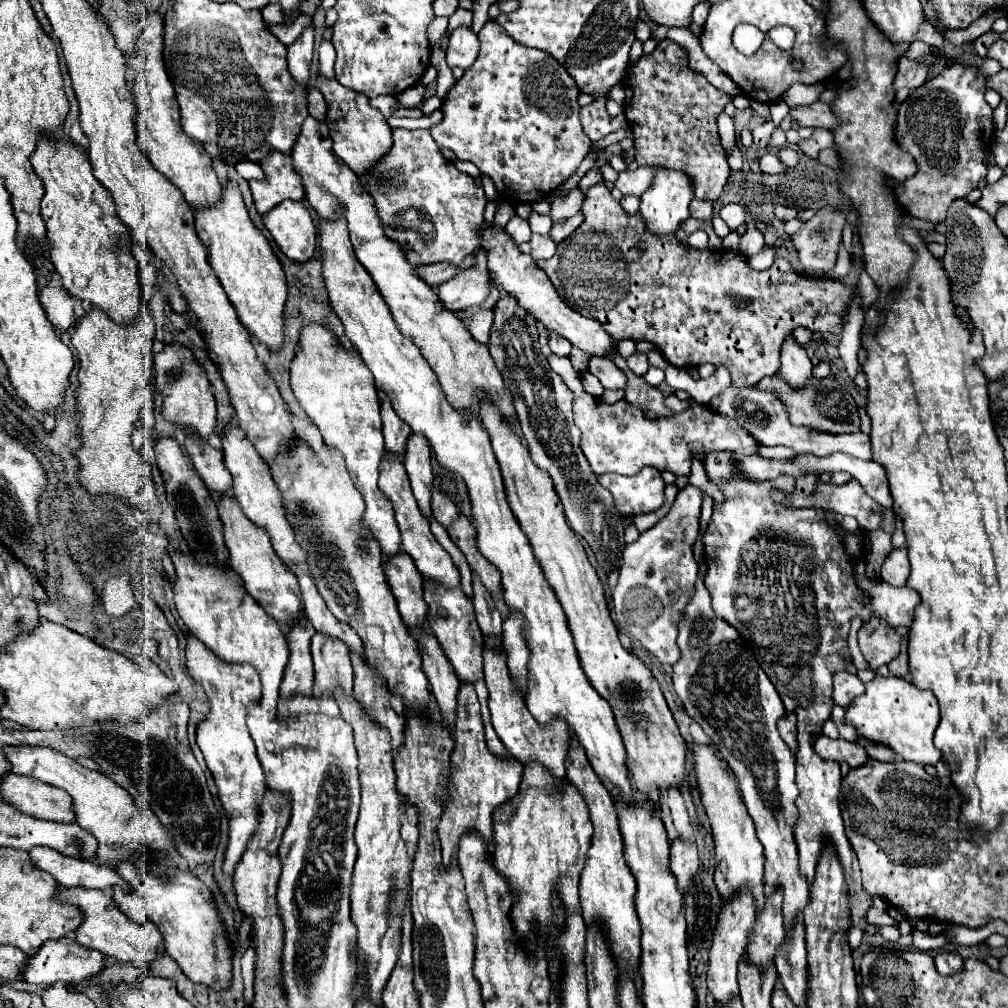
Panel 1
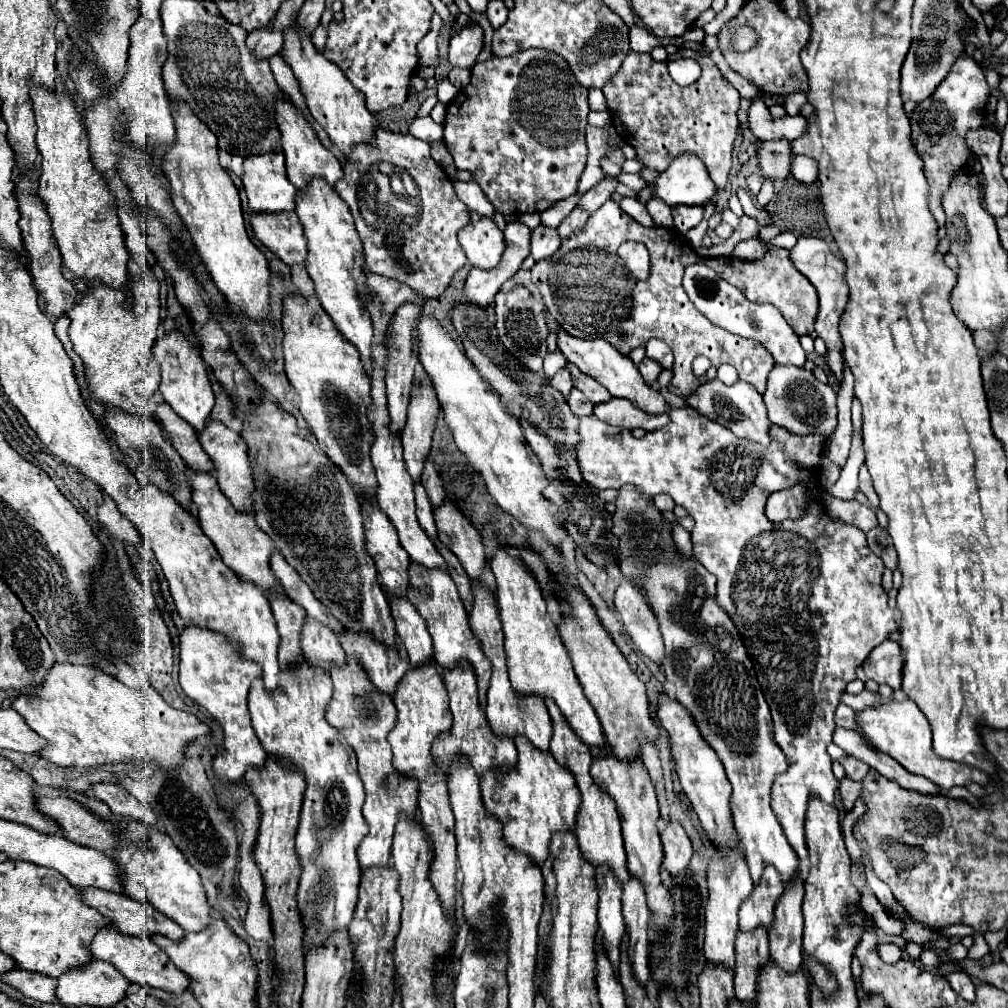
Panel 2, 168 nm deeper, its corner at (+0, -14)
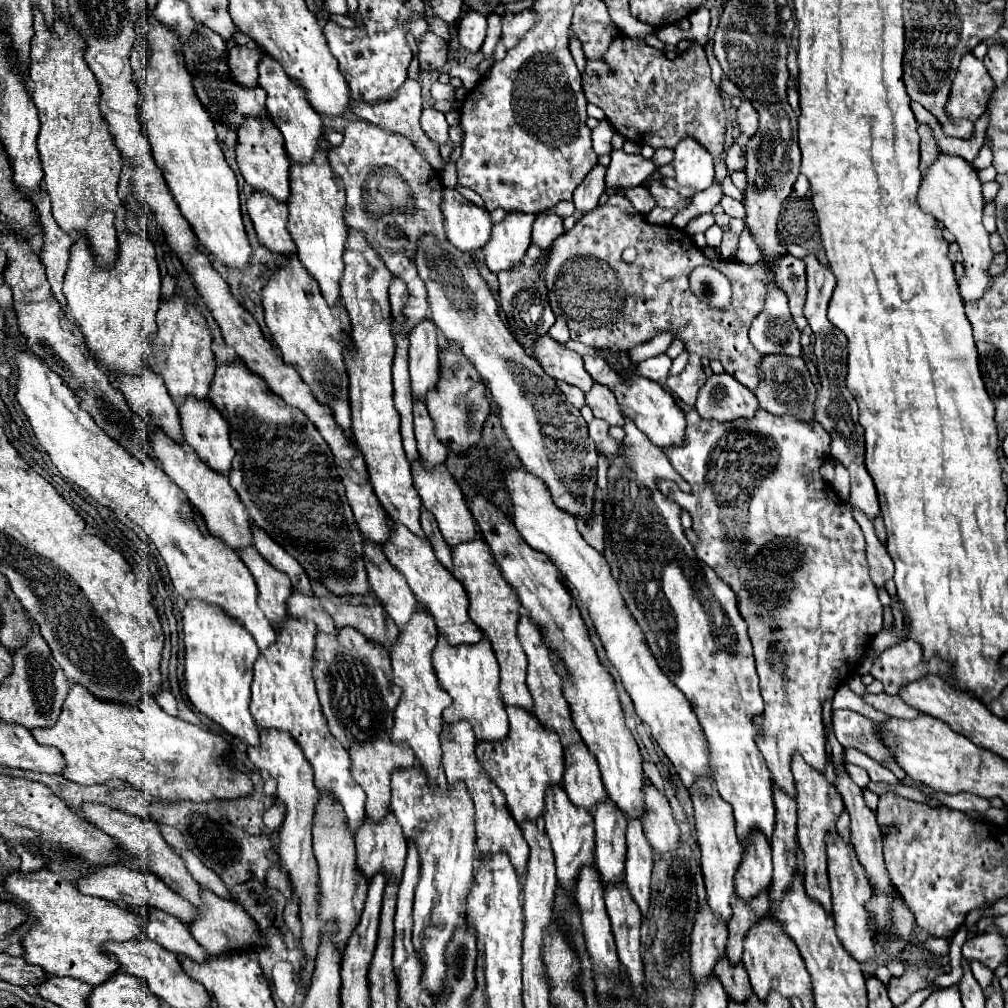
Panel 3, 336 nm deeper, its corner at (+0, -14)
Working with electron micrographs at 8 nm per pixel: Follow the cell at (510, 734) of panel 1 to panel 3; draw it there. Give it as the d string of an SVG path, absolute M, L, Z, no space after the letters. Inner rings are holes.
M477 538L475 542L465 542L463 546L455 546L455 550L451 550L451 552L453 552L453 576L465 586L465 592L469 596L469 616L481 628L481 632L487 634L487 638L493 646L493 652L499 660L499 668L501 668L499 692L501 692L503 704L523 708L525 712L535 716L535 702L525 684L527 654L517 636L519 608L521 608L517 594L503 580L499 568L495 566L489 546L481 538Z

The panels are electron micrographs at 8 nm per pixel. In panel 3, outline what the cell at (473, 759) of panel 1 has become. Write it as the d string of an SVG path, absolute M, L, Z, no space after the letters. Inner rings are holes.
M483 636L479 646L447 646L447 642L439 638L437 650L433 654L433 666L441 686L453 698L453 706L443 712L443 720L467 720L473 726L477 740L503 742L509 736L509 718L503 702L499 702L499 666L487 638Z

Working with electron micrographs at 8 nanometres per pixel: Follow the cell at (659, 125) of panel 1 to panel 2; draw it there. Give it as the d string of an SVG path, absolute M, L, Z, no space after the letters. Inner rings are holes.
M629 50L627 58L623 60L623 66L617 70L617 74L611 76L611 82L603 86L603 94L607 98L607 108L611 112L617 134L623 138L625 144L631 144L637 150L637 158L647 168L663 172L671 164L671 158L677 158L681 152L695 152L705 162L717 188L723 188L729 178L733 140L737 136L737 126L739 126L737 120L739 92L729 82L725 82L725 78L721 76L711 58L699 54L693 54L693 58L701 64L703 74L697 82L683 88L671 80L665 62L653 60L651 54L635 54L633 50Z

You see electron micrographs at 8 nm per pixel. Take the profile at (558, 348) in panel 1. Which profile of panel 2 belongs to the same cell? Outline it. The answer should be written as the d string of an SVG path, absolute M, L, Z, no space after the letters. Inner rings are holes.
M561 368L553 378L551 378L551 386L555 386L565 398L569 396L571 388L573 388L573 382L571 382L571 374L567 368Z

